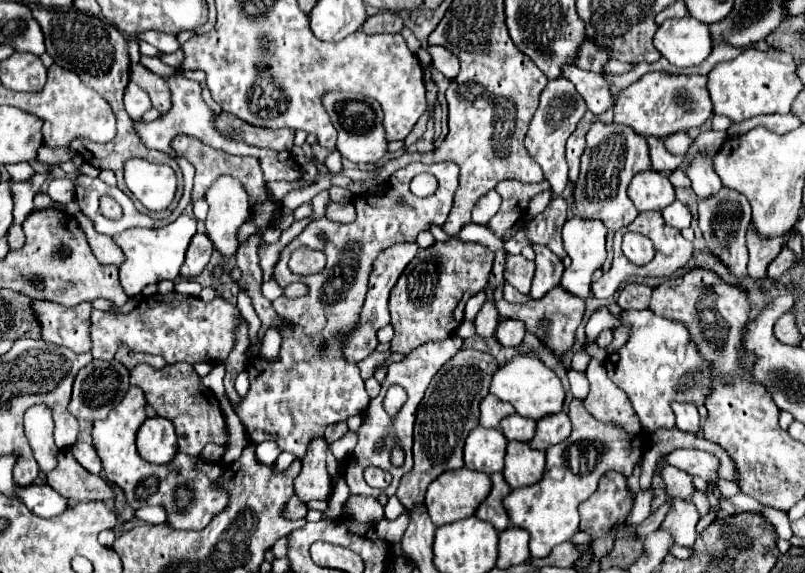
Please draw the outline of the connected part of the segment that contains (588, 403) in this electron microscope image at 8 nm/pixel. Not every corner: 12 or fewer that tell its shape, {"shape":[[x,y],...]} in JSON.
{"shape":[[590,361],[586,411],[626,433],[642,427],[630,399]]}

